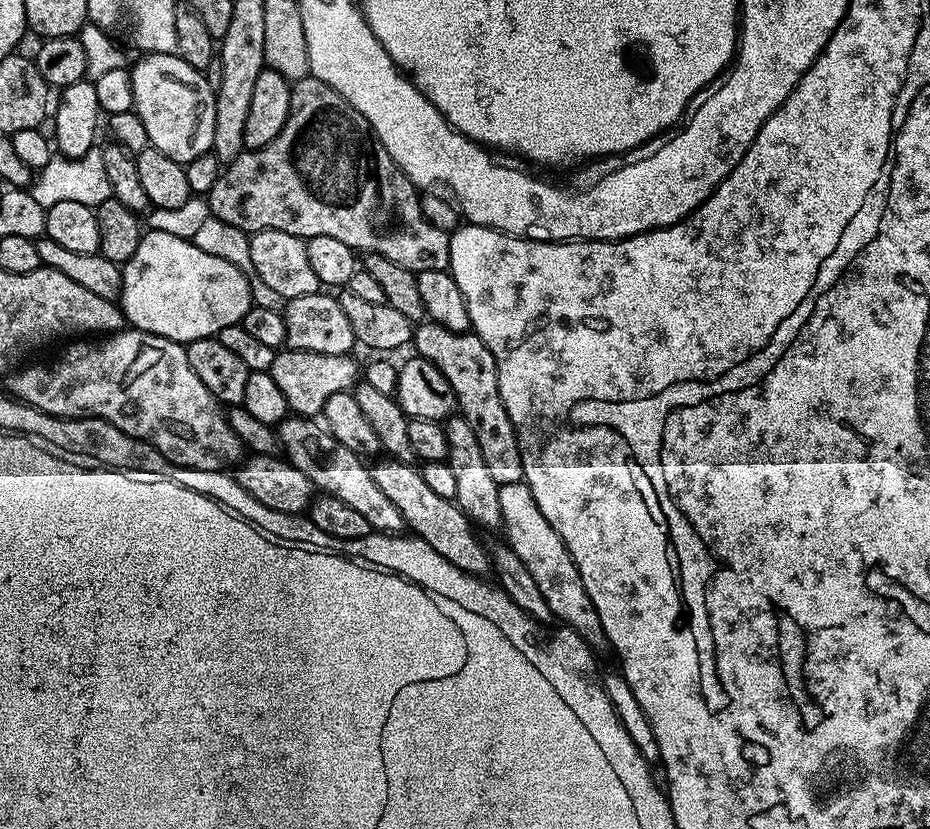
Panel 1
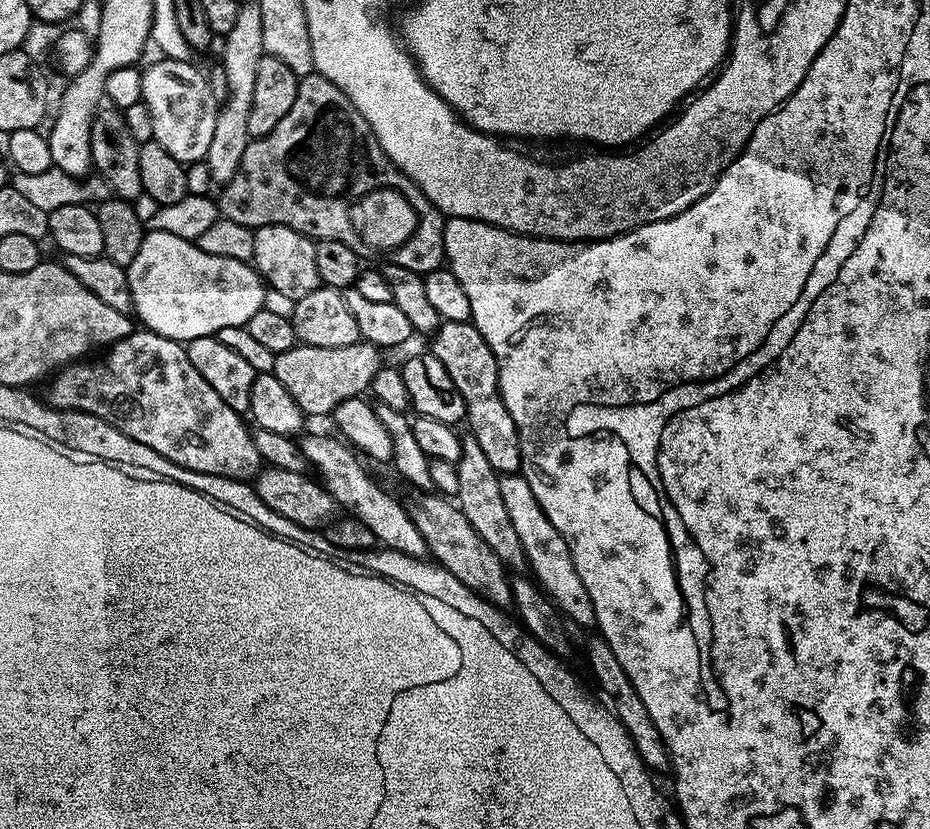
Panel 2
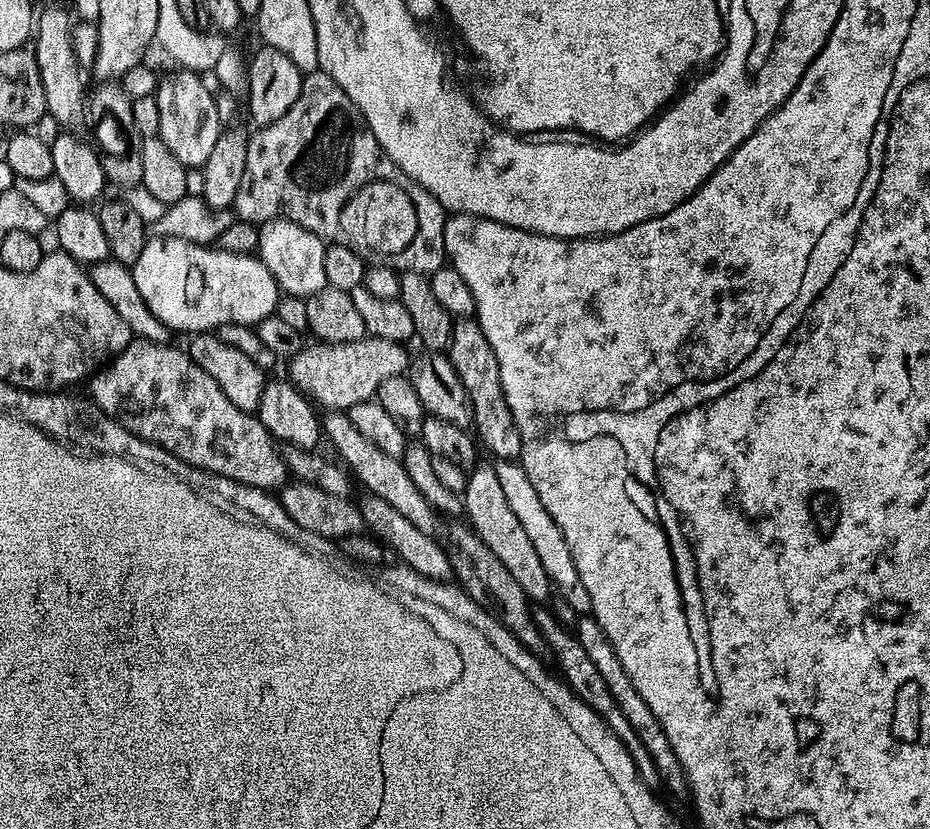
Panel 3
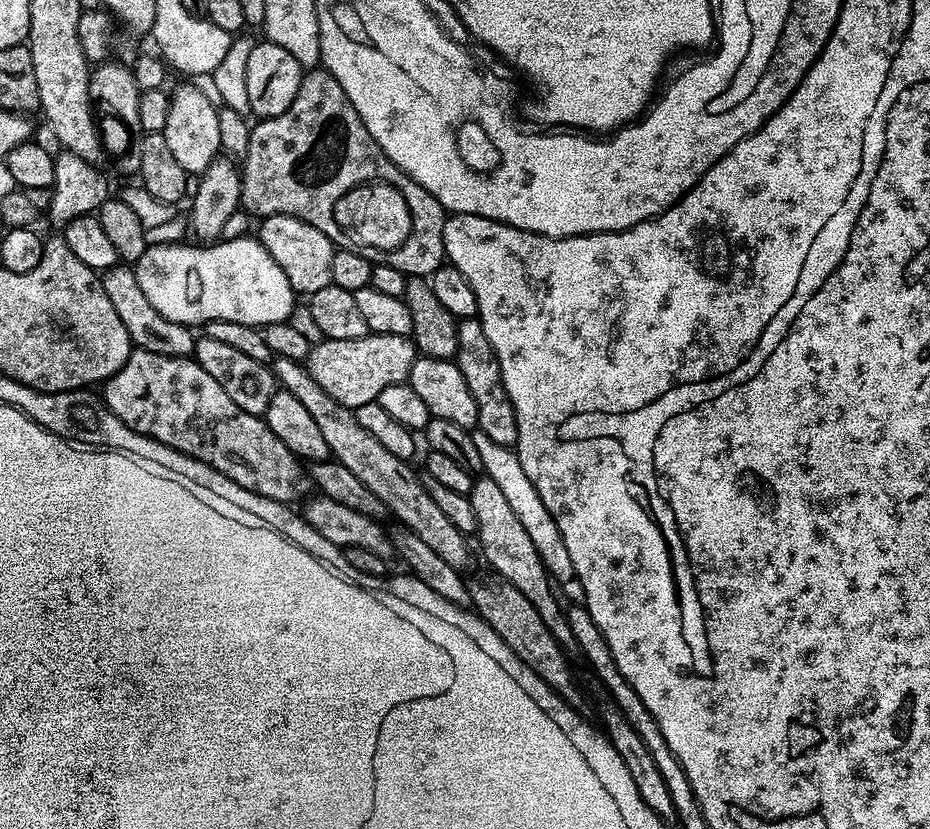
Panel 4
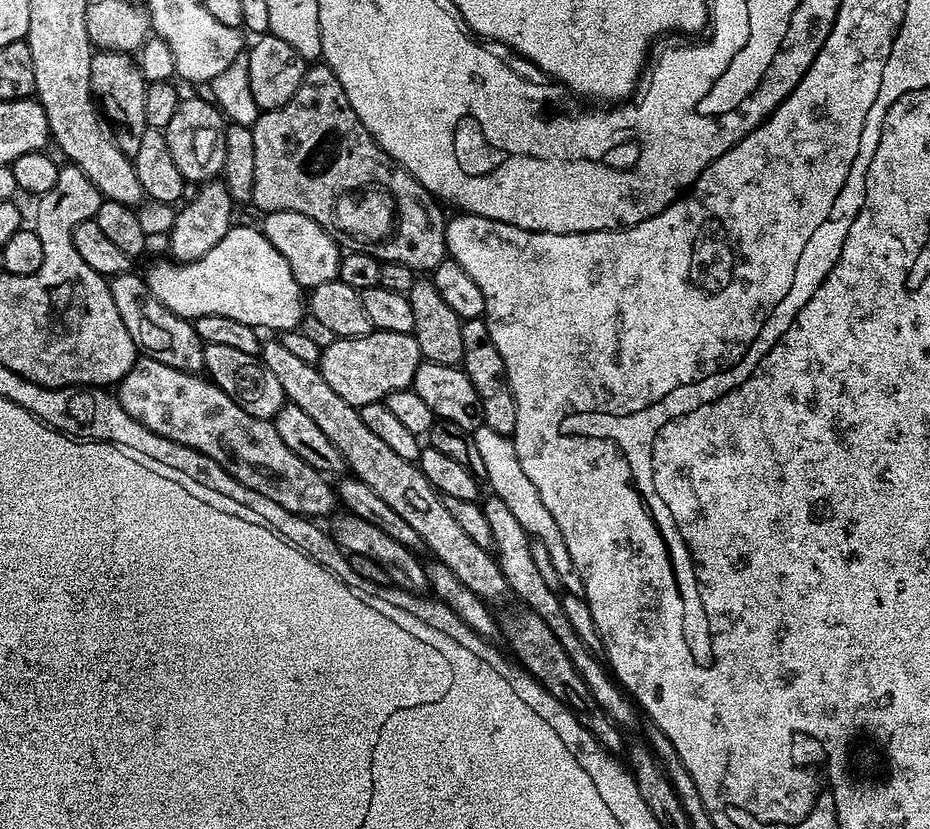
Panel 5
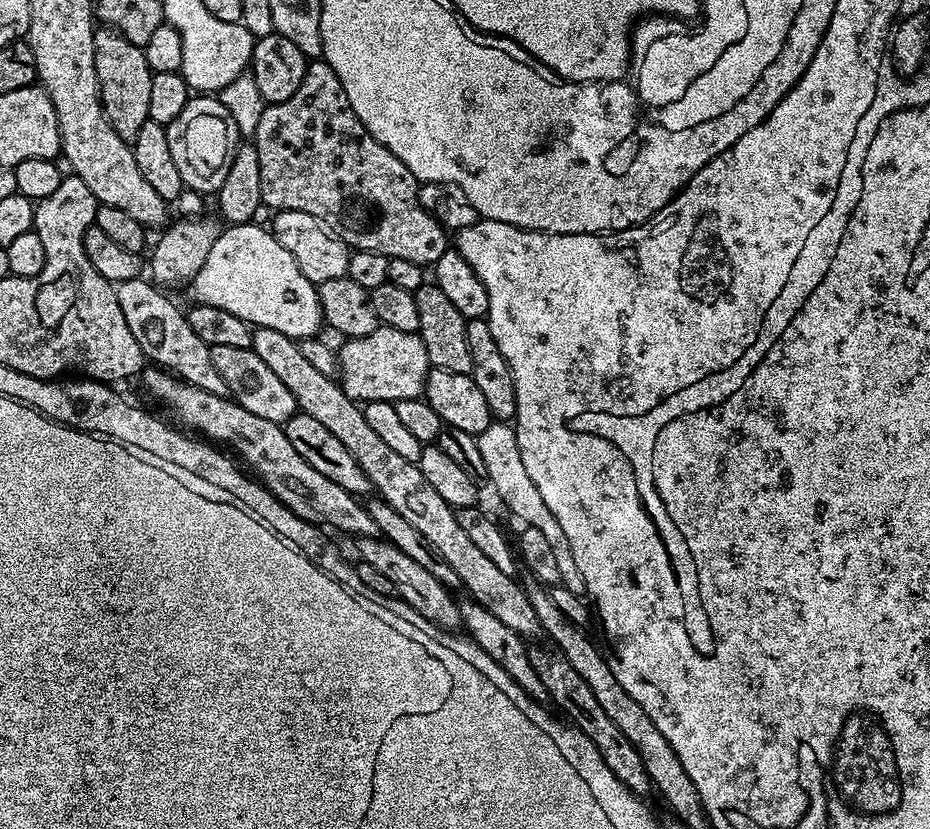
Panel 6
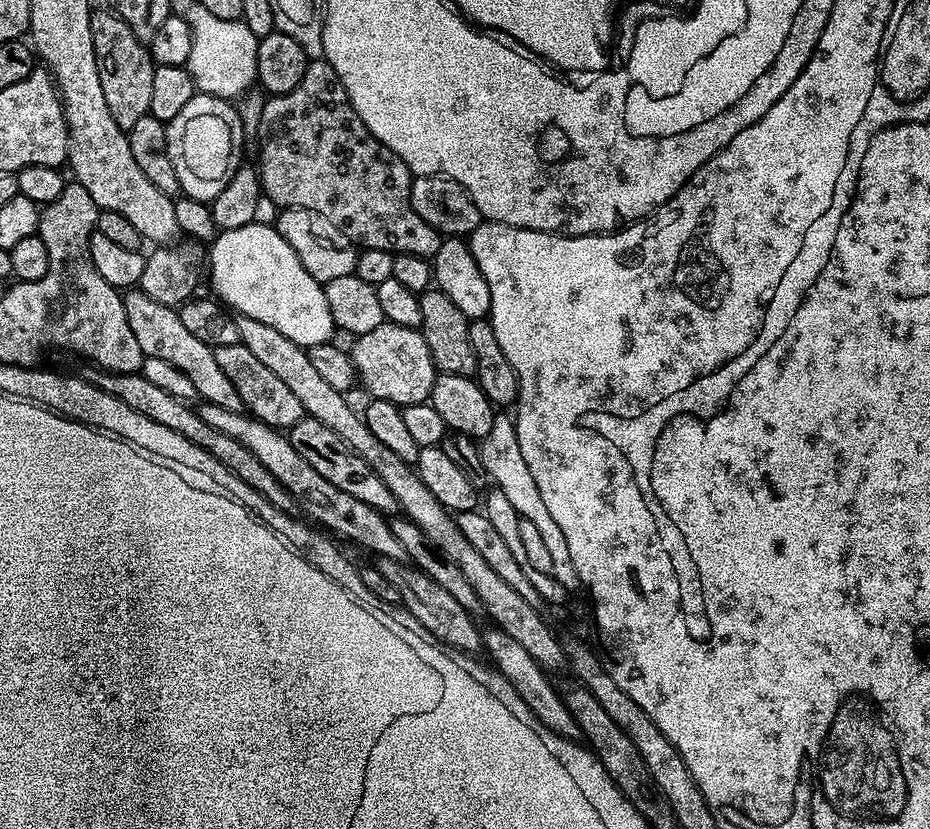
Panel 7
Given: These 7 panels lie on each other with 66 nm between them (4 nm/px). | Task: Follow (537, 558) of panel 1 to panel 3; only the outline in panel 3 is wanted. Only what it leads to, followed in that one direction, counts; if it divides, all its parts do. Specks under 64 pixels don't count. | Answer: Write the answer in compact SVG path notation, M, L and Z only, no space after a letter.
M500 462L495 465L495 469L498 482L502 485L502 494L506 496L506 502L510 504L514 518L518 518L522 530L526 530L526 538L530 538L530 546L534 546L534 551L538 554L538 562L542 564L542 570L546 570L555 591L568 599L577 610L587 609L588 595L580 584L578 570L570 554L570 546L562 530L558 530L554 518L550 518L546 506L542 506L542 498L538 498L538 490L534 490L526 470L518 462Z

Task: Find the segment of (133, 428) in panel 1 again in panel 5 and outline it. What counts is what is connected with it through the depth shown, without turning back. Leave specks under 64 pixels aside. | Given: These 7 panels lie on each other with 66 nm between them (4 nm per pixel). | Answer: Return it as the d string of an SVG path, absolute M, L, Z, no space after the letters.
M141 355L134 362L132 369L120 379L118 399L126 414L130 414L154 434L170 442L178 442L190 450L206 454L206 458L218 462L218 466L222 466L234 479L242 482L242 486L270 498L270 502L278 502L278 506L290 510L294 515L305 518L328 518L337 511L336 490L329 477L314 470L314 466L306 466L306 462L302 462L302 458L298 458L298 454L294 454L294 450L290 450L290 446L286 446L286 442L278 438L278 430L273 421L254 418L254 414L246 414L246 410L242 410L242 406L234 402L234 398L227 396L217 384L203 375L176 370L174 366L166 366L166 362L158 362L154 358Z

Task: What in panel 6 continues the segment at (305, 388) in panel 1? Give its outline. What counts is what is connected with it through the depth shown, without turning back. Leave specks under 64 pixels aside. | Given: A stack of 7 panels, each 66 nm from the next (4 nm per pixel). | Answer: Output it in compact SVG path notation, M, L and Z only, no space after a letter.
M375 328L365 336L353 336L338 348L338 383L351 400L421 399L430 367L422 338L406 330Z

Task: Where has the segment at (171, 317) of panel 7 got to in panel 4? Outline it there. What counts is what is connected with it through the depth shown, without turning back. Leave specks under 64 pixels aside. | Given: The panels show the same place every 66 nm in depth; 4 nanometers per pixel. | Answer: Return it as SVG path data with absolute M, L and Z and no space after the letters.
M123 262L117 263L115 268L103 273L102 279L110 303L114 305L114 310L118 310L118 318L122 318L136 348L145 348L154 354L167 356L193 355L197 342L197 337L192 336L193 329L186 324L170 322L170 318L162 318L162 314L158 314L158 310L154 310L154 306L146 302L146 294L142 294L142 286L138 286L135 267Z

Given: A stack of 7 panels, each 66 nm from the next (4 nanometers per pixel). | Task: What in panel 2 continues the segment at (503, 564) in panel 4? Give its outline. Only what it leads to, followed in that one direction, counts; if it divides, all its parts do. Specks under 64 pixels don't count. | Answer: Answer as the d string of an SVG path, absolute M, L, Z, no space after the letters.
M470 434L462 439L462 454L455 465L460 483L458 494L454 498L455 503L462 510L462 514L466 514L470 526L474 526L478 534L482 534L486 546L490 546L509 569L515 570L519 564L525 563L524 547L514 530L514 522L510 522L510 514L506 514L506 502L502 499L500 485L501 473L496 472L494 466L490 466L482 446L478 446L478 438Z

